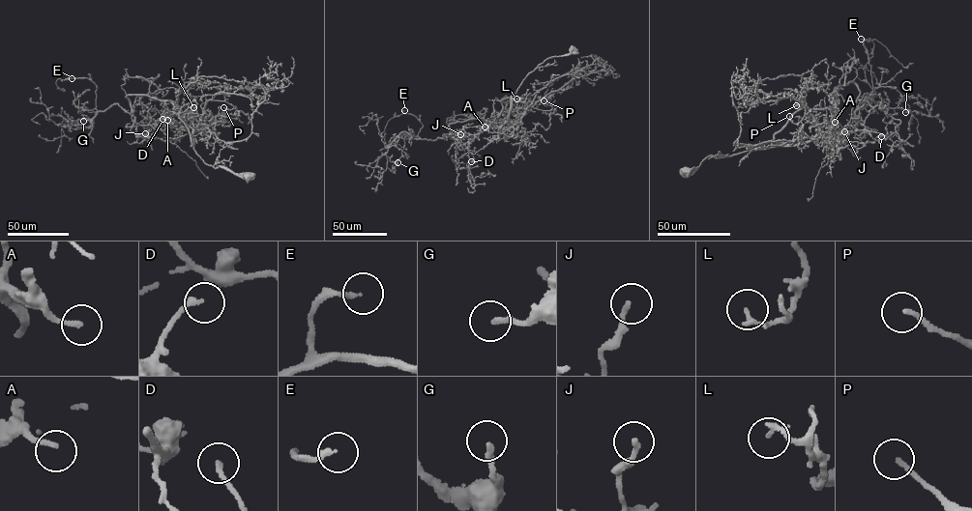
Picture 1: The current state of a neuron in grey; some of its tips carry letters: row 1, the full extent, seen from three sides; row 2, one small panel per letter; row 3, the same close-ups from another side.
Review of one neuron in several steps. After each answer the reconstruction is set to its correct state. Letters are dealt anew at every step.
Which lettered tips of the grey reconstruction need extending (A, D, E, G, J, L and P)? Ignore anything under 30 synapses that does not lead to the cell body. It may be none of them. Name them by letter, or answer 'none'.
none

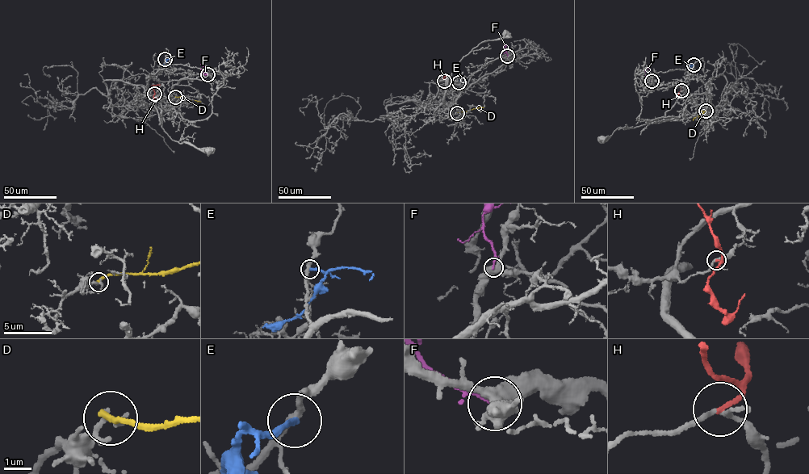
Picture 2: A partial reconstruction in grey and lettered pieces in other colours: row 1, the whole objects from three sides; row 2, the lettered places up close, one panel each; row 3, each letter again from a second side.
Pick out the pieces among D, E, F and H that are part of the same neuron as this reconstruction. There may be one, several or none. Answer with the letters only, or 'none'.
none

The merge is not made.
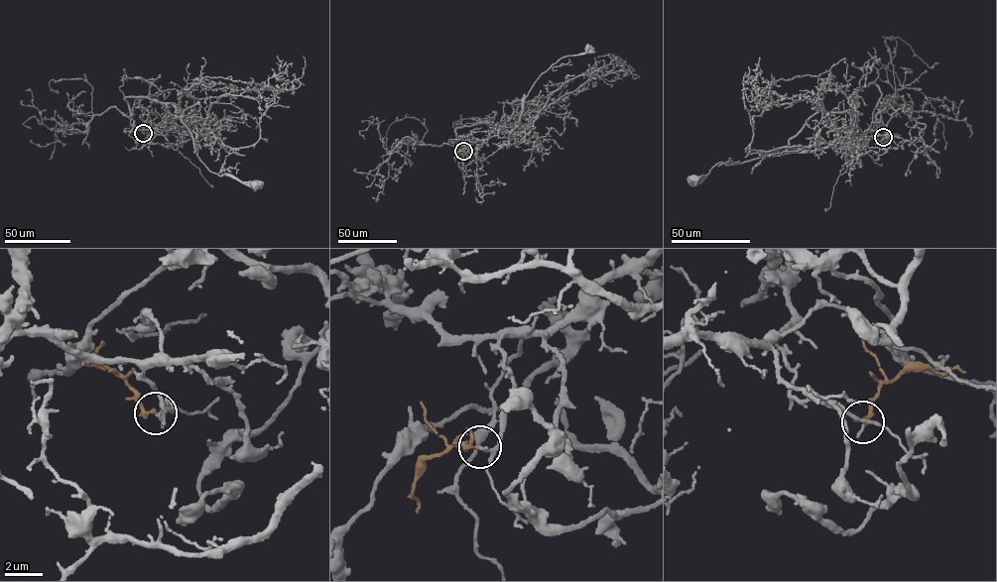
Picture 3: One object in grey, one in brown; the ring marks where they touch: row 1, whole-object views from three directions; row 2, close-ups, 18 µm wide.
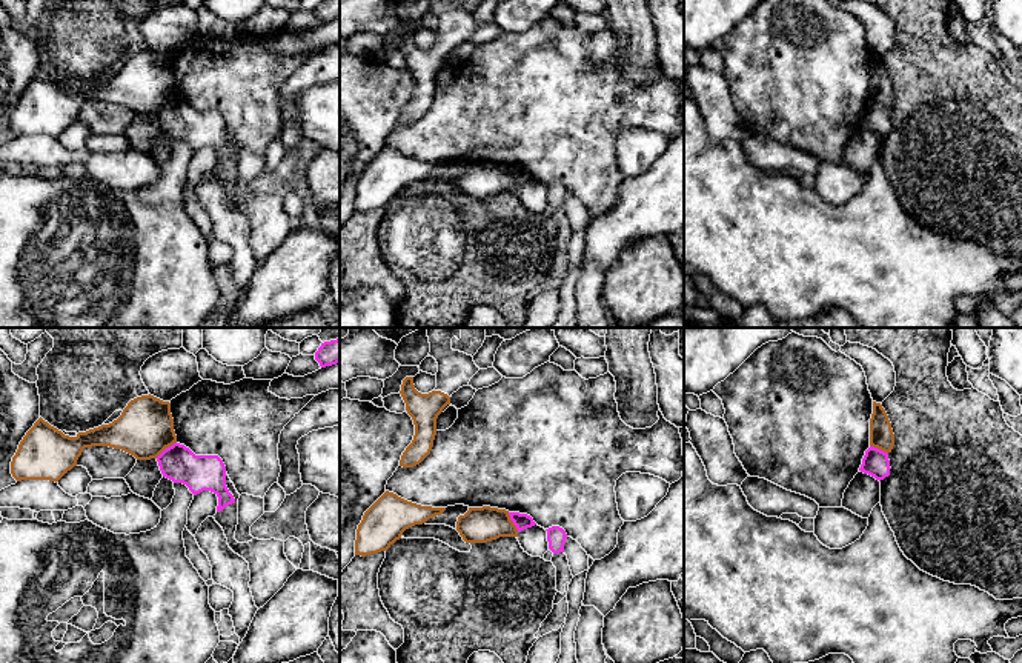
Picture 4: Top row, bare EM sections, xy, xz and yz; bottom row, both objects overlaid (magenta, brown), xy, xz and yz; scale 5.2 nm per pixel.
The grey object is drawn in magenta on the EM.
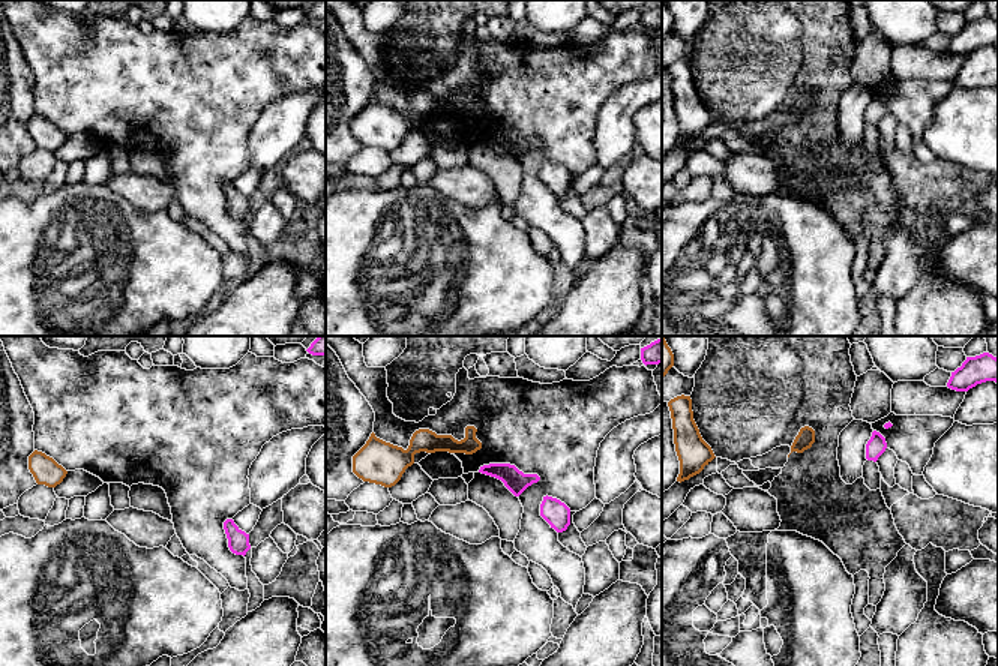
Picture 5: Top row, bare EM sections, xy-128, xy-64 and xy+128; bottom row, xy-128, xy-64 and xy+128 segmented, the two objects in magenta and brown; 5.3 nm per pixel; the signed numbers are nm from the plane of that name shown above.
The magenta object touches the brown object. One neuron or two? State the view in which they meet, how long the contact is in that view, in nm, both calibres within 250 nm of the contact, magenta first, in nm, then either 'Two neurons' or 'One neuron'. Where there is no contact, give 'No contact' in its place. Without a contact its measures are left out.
Touches magenta in xy. Shared border 140 nm. Thickness 190 nm (magenta) against 300 nm. Two neurons

